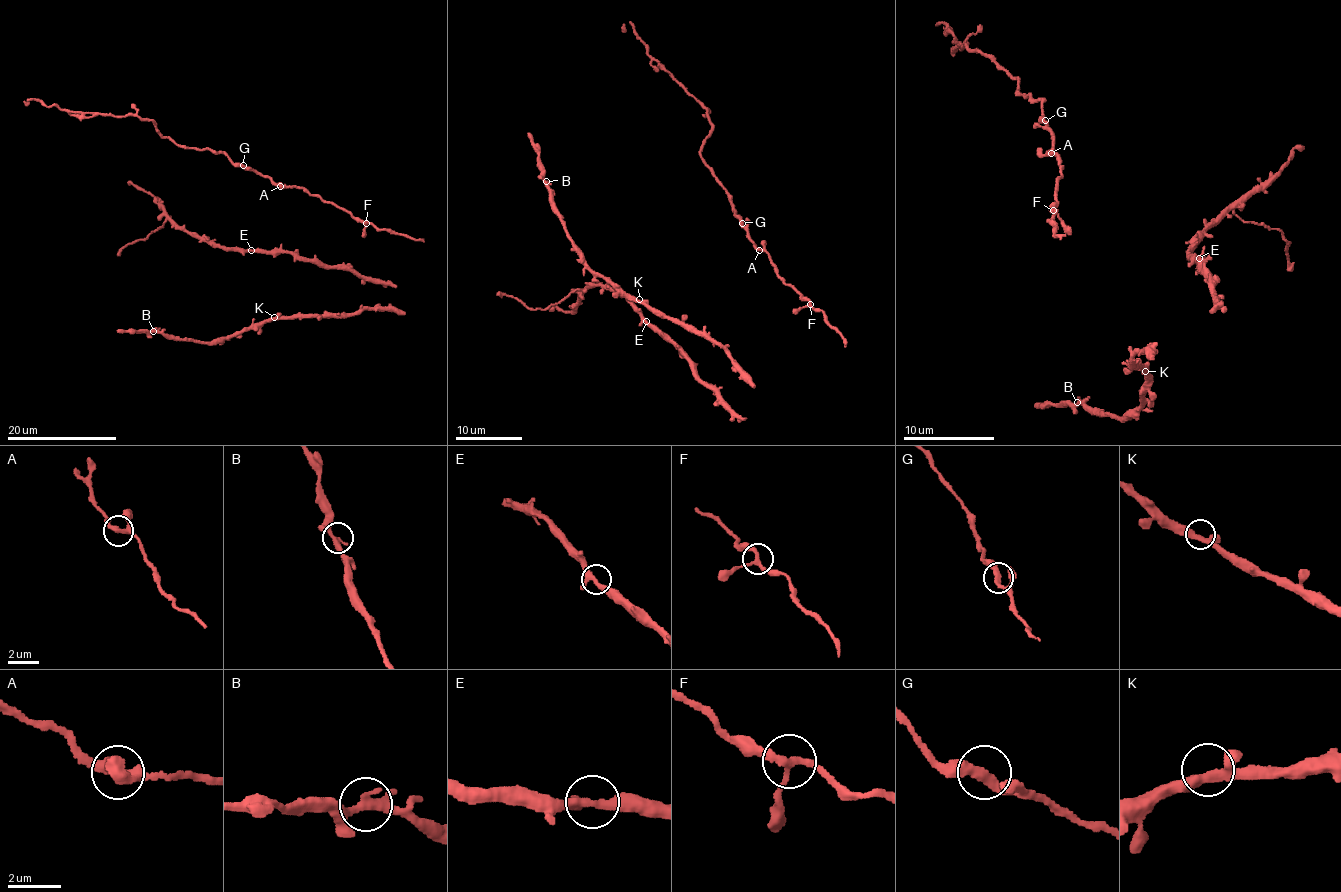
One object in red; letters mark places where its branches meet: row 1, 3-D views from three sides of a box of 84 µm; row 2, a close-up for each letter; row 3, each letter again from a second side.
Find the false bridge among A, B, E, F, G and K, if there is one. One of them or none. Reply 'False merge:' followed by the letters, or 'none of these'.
False merge: none of these

